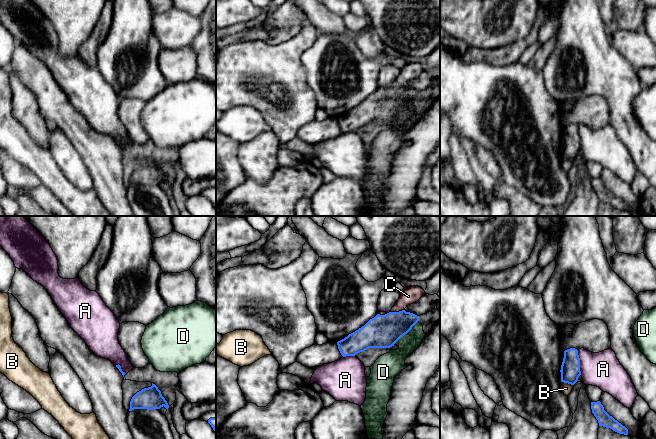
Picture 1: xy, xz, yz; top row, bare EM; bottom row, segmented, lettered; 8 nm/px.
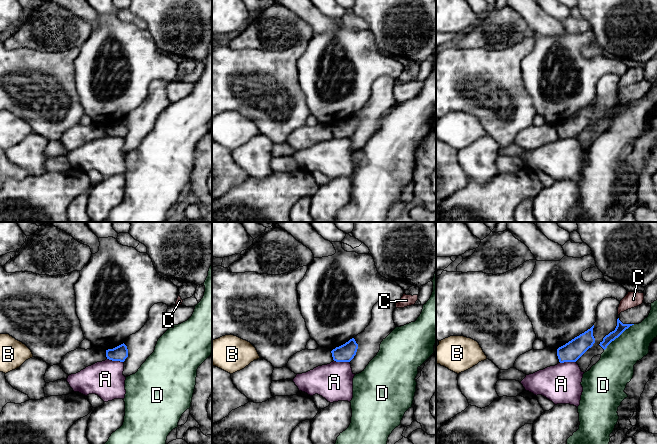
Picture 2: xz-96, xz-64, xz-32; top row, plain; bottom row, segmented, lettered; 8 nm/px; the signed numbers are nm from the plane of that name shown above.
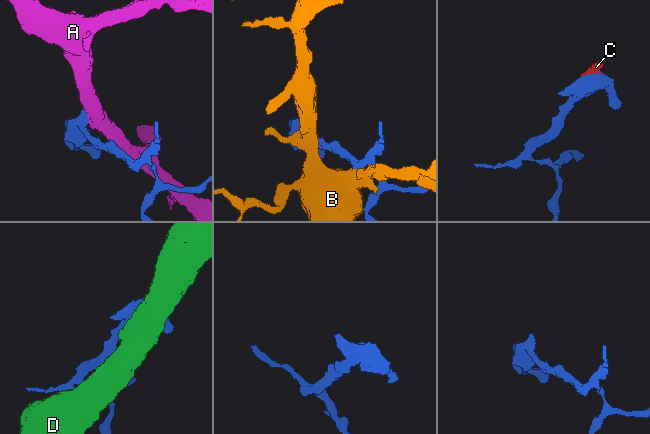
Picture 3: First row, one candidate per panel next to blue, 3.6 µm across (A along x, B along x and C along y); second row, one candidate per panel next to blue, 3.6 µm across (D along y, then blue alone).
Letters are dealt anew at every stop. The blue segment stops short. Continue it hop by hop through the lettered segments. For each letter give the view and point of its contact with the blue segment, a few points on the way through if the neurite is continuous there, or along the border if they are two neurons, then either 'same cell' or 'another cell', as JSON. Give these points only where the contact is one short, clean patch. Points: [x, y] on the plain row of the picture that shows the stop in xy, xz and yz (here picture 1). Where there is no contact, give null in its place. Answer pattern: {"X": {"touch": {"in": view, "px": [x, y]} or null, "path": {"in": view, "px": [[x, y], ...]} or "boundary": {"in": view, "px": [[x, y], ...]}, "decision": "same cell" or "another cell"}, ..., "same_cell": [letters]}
{"A": {"touch": {"in": "yz", "px": [579, 138]}, "boundary": {"in": "yz", "px": [[577, 126], [581, 150]]}, "decision": "another cell"}, "B": {"touch": {"in": "yz", "px": [567, 158]}, "decision": "another cell"}, "C": {"touch": {"in": "xz", "px": [396, 88]}, "path": {"in": "xz", "px": [[383, 107], [396, 94], [396, 88], [408, 72]]}, "decision": "same cell"}, "D": {"touch": {"in": "xz", "px": [404, 110]}, "boundary": {"in": "xz", "px": [[417, 97], [391, 122]]}, "decision": "another cell"}, "same_cell": ["C"]}

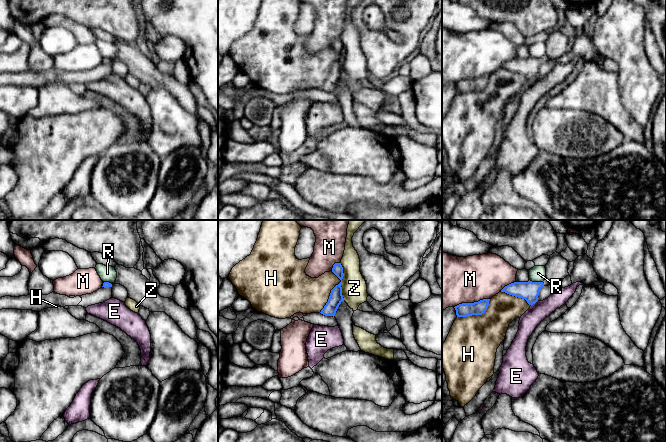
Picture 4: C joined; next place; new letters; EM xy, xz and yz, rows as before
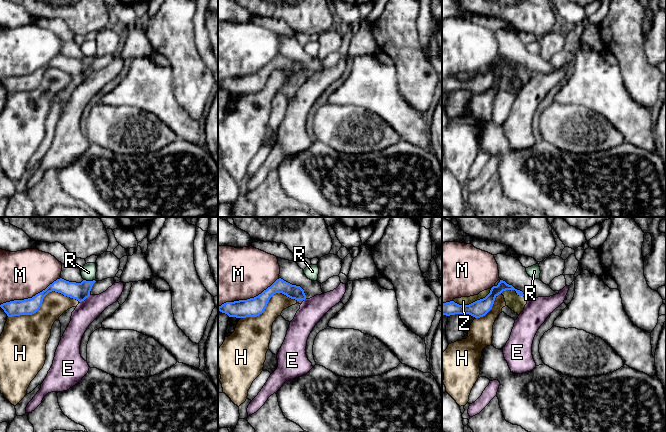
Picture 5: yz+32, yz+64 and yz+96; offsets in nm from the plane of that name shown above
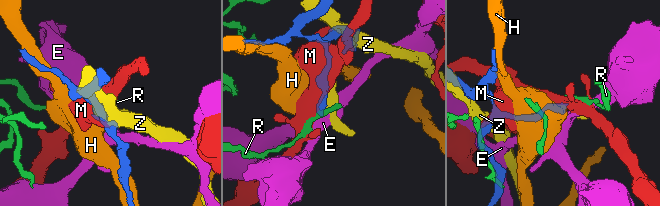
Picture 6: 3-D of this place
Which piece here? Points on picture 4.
{"E": {"touch": {"in": "yz", "px": [534, 79]}, "boundary": {"in": "yz", "px": [[537, 76], [531, 81]]}, "decision": "another cell"}, "H": {"touch": {"in": "xz", "px": [331, 68]}, "decision": "another cell"}, "M": {"touch": {"in": "yz", "px": [471, 79]}, "decision": "another cell"}, "R": {"touch": {"in": "yz", "px": [536, 58]}, "boundary": {"in": "yz", "px": [[529, 55], [535, 58], [542, 58]]}, "decision": "another cell"}, "Z": {"touch": {"in": "xz", "px": [341, 57]}, "decision": "another cell"}, "same_cell": []}

